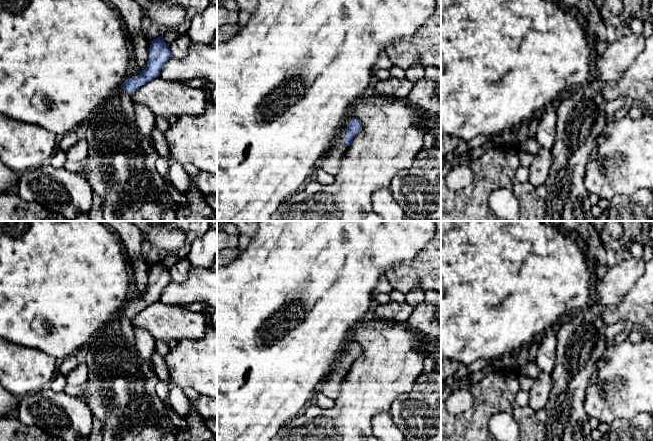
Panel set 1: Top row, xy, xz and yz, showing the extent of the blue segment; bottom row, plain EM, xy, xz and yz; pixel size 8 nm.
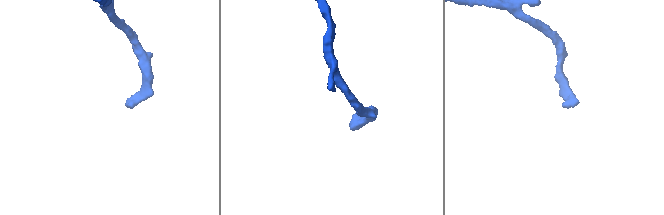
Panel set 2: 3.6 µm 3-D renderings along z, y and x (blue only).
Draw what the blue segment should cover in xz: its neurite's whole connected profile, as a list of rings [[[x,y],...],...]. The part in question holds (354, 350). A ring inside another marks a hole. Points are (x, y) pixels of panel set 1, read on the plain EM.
[[[347,342],[343,351],[337,358],[326,380],[319,386],[321,393],[331,399],[336,399],[339,394],[340,384],[344,381],[352,368],[354,361],[362,355],[362,349],[358,342]]]

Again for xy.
[[[163,259],[157,261],[156,263],[150,265],[150,272],[148,277],[148,285],[146,292],[141,294],[141,297],[137,300],[127,301],[124,307],[118,311],[116,314],[112,316],[112,318],[92,337],[92,339],[87,344],[86,349],[86,358],[85,363],[88,368],[88,378],[87,378],[87,387],[85,391],[77,396],[79,399],[83,400],[87,406],[90,408],[94,417],[100,420],[103,423],[103,432],[102,438],[103,441],[177,441],[177,433],[179,432],[179,428],[173,424],[171,421],[168,409],[164,402],[157,396],[155,392],[155,386],[158,383],[159,379],[157,374],[154,371],[154,367],[150,361],[144,360],[140,354],[138,353],[135,346],[135,338],[134,338],[134,327],[131,321],[131,318],[143,310],[145,307],[157,302],[160,300],[160,295],[165,289],[165,287],[172,281],[169,268],[166,268]]]

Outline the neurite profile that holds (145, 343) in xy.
[[[134,328],[135,346],[140,356],[150,361],[156,350],[156,339],[145,329]]]

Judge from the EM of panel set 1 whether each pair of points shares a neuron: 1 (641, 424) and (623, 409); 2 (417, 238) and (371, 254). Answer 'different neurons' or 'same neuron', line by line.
1: different neurons
2: same neuron

